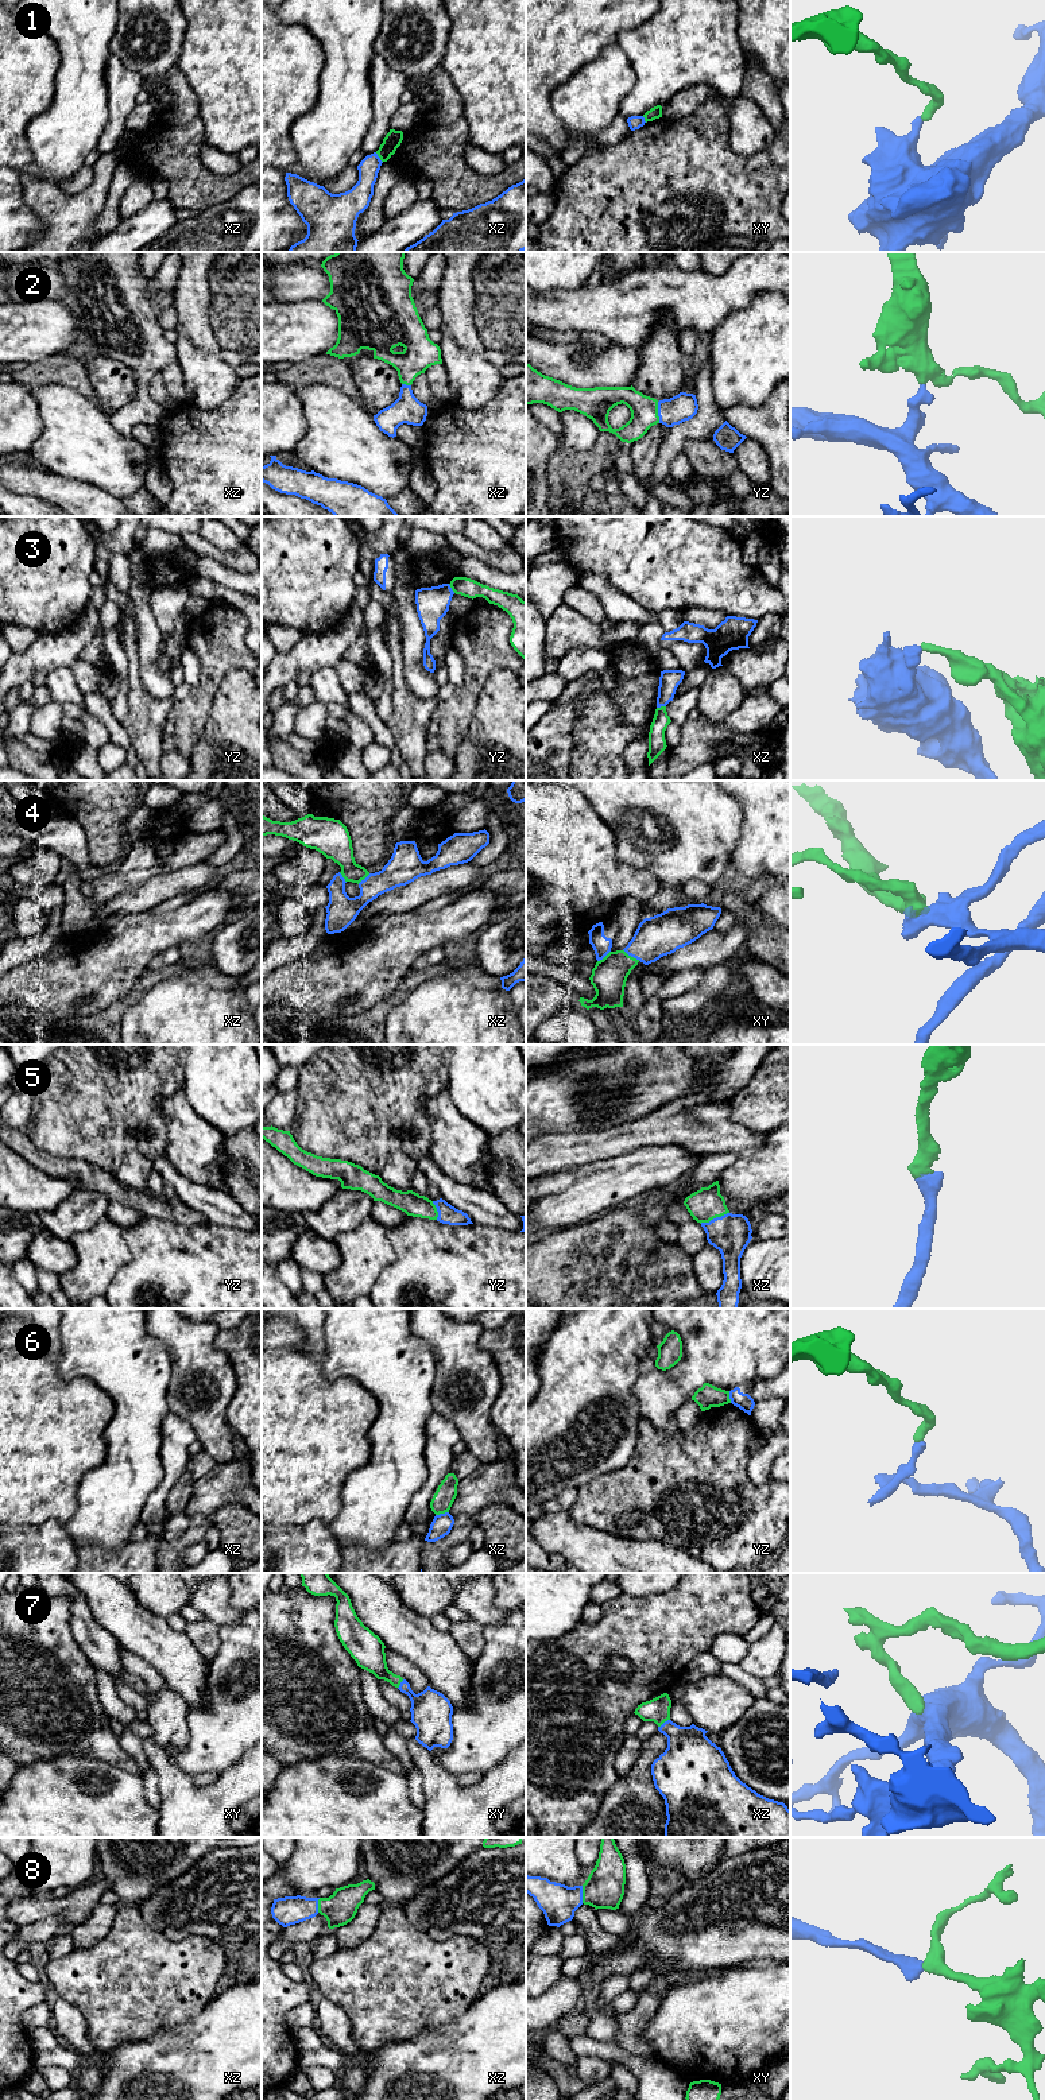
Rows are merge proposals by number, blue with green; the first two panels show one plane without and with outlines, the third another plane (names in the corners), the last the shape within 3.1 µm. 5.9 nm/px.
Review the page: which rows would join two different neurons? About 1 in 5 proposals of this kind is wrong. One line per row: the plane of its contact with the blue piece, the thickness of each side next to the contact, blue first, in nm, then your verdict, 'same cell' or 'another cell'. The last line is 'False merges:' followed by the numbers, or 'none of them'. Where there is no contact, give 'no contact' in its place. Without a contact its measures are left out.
1: xz | 140/100 nm | another cell
2: yz | 160/160 nm | same cell
3: yz | 190/110 nm | another cell
4: xy | 240/220 nm | same cell
5: xz | 240/190 nm | same cell
6: xz | 120/120 nm | another cell
7: xz | 280/140 nm | same cell
8: xy | 220/240 nm | same cell
False merges: 1, 3, 6

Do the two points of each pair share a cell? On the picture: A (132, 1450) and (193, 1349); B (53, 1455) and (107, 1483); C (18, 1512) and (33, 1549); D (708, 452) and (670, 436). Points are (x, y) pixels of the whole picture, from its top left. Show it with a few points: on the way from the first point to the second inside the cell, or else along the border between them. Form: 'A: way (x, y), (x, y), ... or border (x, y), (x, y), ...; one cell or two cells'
A: border (171, 1368), (171, 1379), (166, 1395), (169, 1410); two cells
B: border (105, 1445), (105, 1460), (80, 1480), (77, 1502); two cells
C: border (53, 1519), (37, 1525), (14, 1526); two cells
D: border (712, 437), (687, 440), (681, 449); two cells

